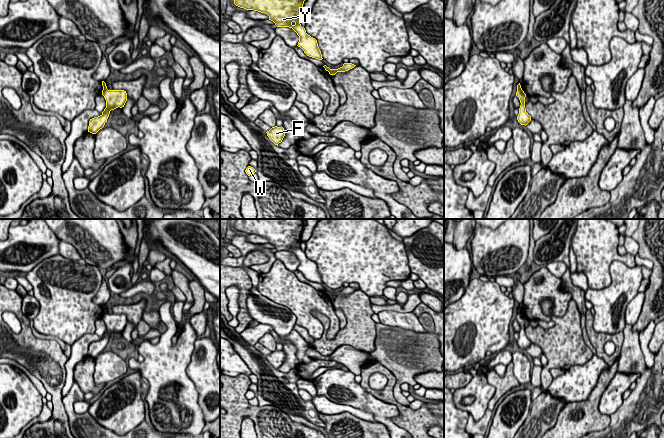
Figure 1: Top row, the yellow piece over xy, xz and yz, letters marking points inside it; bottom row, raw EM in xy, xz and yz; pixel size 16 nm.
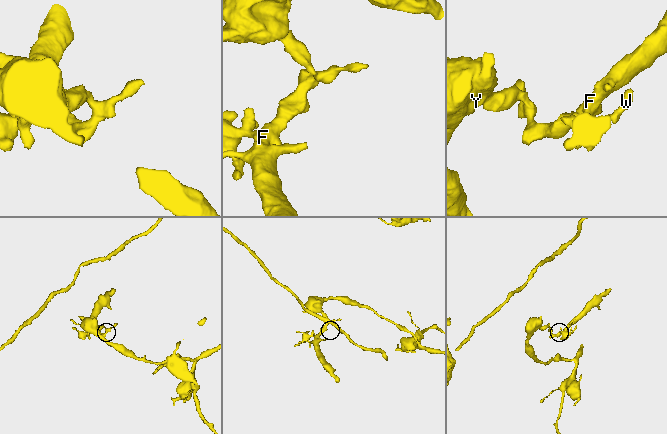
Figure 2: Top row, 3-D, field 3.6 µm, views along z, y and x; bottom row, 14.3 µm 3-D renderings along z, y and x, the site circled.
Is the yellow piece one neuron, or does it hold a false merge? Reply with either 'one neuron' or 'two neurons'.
two neurons

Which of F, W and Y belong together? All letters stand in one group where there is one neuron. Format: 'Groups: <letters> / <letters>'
Groups: F W / Y

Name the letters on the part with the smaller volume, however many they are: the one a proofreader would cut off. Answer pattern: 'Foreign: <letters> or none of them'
Foreign: F, W

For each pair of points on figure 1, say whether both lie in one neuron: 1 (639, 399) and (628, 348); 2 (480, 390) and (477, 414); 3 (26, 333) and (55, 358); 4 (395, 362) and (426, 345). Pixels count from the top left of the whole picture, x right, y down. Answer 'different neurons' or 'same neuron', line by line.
1: same neuron
2: same neuron
3: same neuron
4: same neuron

